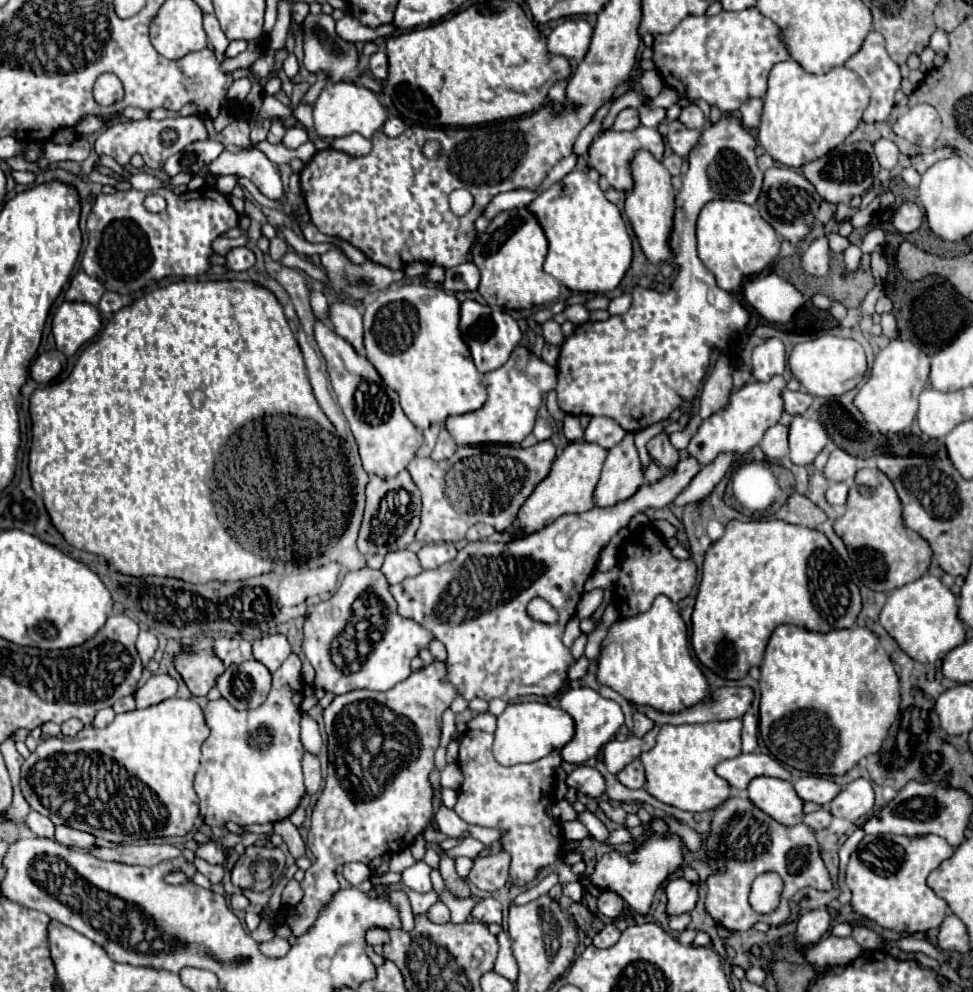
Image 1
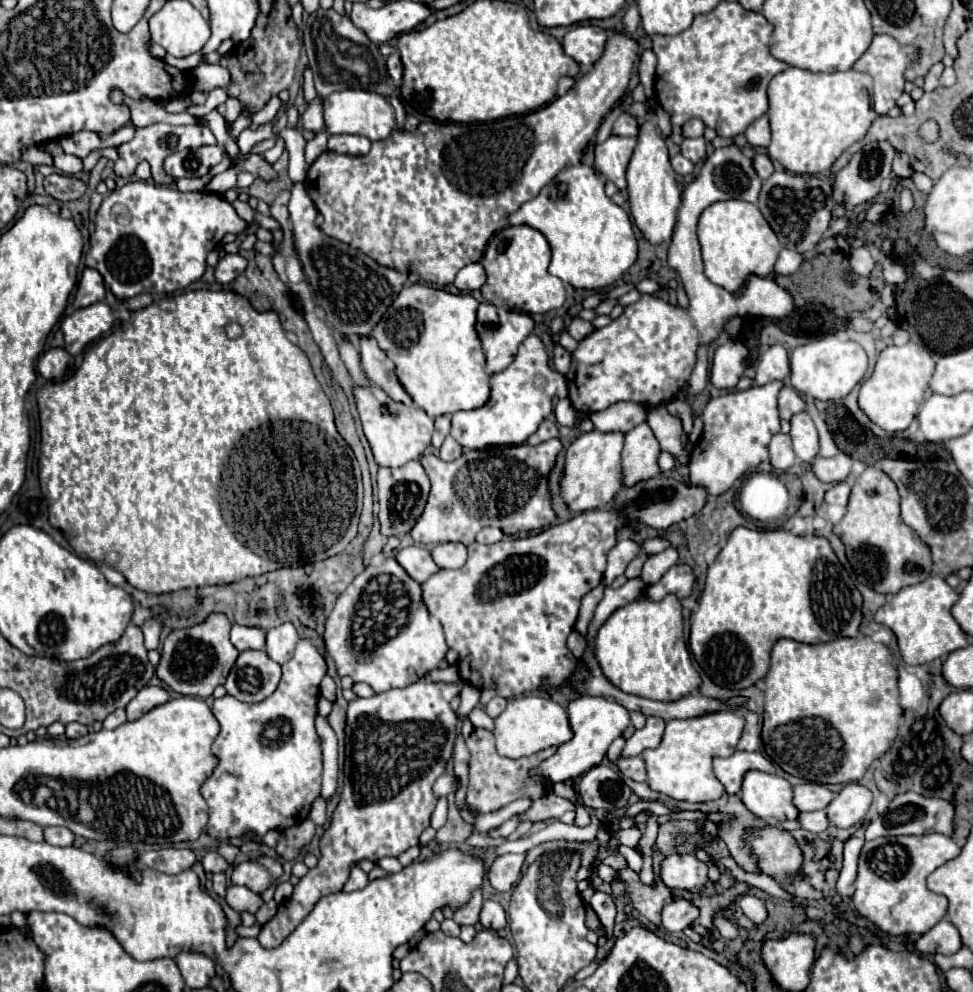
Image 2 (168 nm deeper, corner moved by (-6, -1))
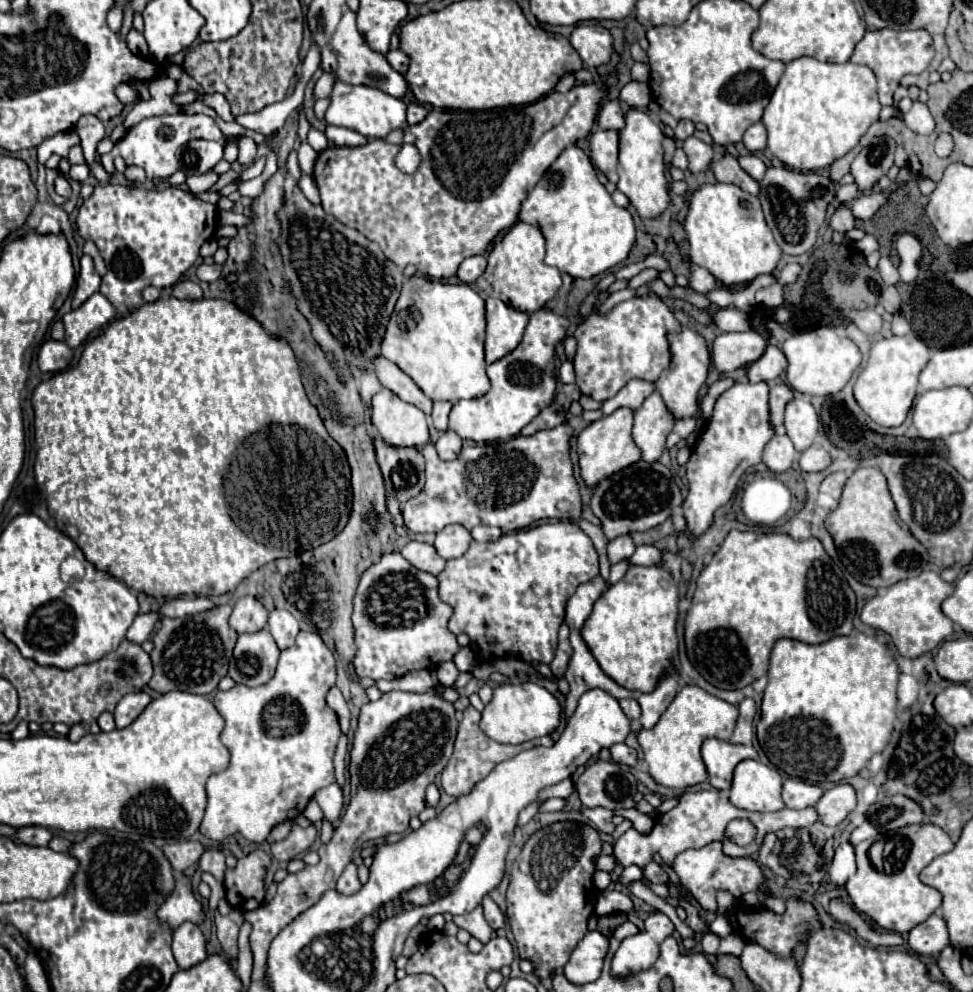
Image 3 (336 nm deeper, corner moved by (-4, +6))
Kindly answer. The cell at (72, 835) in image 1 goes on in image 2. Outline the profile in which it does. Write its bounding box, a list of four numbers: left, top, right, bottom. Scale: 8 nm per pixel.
[43,827,75,847]

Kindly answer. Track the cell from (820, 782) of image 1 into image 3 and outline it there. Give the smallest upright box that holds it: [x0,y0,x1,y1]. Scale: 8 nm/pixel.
[783,778,823,808]

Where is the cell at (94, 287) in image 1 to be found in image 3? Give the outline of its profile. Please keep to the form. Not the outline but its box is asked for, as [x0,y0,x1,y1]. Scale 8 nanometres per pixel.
[73,256,101,308]

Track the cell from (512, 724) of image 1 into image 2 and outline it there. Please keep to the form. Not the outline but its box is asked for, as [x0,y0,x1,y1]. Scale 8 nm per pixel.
[493,695,571,759]

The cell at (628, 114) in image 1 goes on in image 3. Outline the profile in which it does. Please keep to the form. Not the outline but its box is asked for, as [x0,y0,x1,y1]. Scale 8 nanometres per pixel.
[597,100,625,130]

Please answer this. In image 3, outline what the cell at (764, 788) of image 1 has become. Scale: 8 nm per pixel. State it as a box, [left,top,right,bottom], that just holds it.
[729,760,785,812]

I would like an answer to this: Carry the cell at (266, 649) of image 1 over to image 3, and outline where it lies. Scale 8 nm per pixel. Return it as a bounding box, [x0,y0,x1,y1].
[267,610,299,650]

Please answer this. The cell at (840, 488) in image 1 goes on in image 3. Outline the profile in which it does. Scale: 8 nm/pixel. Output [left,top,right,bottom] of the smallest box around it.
[821,472,847,498]

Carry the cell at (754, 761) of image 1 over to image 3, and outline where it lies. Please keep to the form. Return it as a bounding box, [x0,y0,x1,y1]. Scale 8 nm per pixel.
[701,738,757,790]

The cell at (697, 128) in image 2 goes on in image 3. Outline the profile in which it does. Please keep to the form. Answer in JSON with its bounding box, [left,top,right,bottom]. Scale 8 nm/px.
[675,120,695,140]

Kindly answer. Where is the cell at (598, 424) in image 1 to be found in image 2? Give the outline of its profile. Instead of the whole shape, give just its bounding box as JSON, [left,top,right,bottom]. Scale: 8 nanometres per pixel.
[589,401,647,433]

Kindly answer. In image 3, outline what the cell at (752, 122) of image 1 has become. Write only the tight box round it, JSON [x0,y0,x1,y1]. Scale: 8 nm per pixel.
[743,122,767,152]

